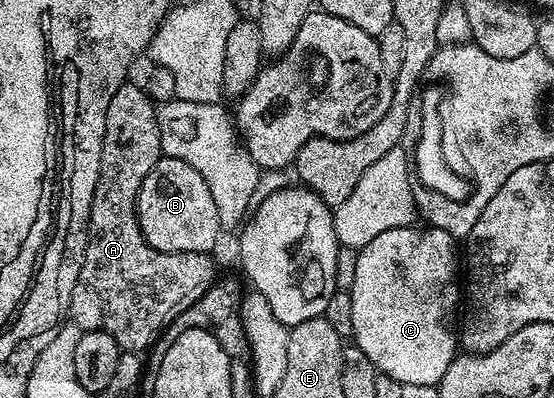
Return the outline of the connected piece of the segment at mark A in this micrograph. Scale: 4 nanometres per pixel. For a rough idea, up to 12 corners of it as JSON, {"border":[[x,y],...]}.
{"border":[[107,105],[89,240],[67,308],[148,352],[219,278],[212,254],[143,237],[157,107]]}

